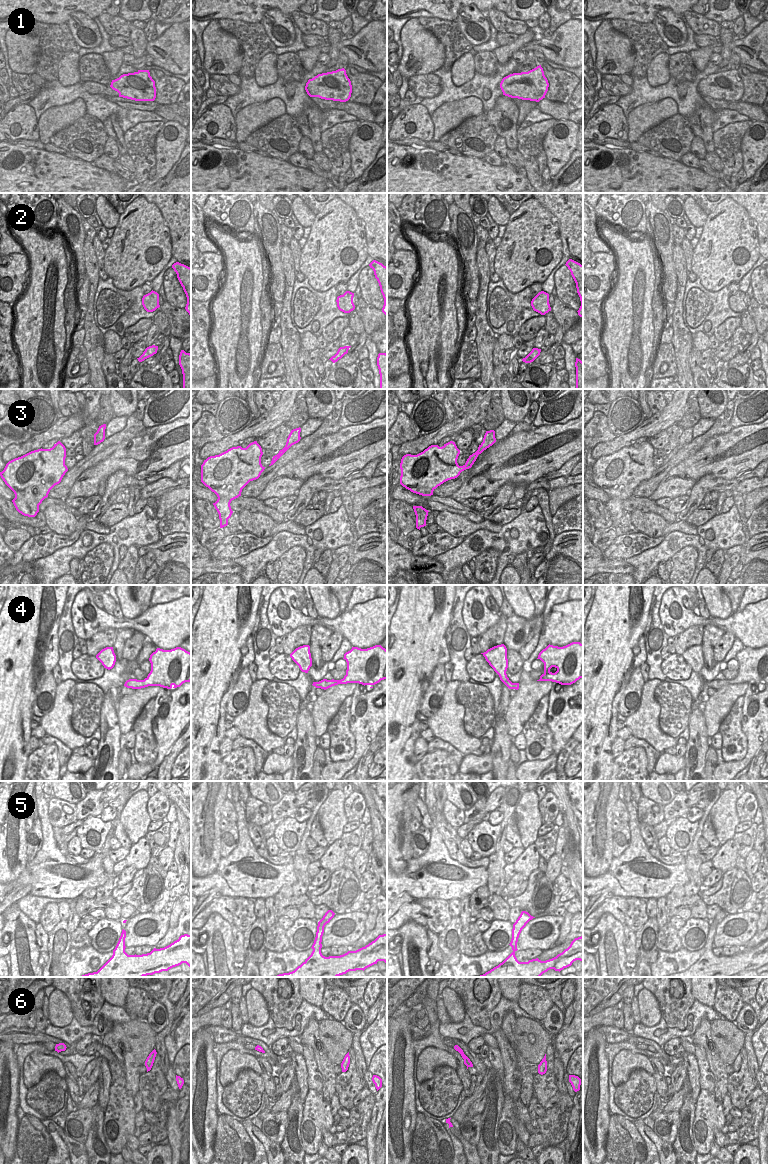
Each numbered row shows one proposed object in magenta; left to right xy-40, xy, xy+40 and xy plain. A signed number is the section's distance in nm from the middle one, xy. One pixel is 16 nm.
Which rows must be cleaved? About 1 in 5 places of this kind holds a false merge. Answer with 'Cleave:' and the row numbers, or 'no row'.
Cleave: no row.

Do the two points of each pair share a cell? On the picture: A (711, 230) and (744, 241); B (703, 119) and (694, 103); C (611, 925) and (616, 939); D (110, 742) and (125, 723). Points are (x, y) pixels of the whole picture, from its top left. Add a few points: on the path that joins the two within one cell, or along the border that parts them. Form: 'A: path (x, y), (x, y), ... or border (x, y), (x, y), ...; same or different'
A: path (719, 231), (724, 232), (733, 241), (736, 241); same
B: border (707, 105), (701, 105), (687, 118); different
C: path (611, 928), (614, 936); same
D: border (113, 707), (121, 734); different

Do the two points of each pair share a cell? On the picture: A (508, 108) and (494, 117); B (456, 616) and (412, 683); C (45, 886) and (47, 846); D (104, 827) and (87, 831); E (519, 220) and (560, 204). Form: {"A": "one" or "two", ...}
{"A": "one", "B": "two", "C": "one", "D": "one", "E": "two"}

